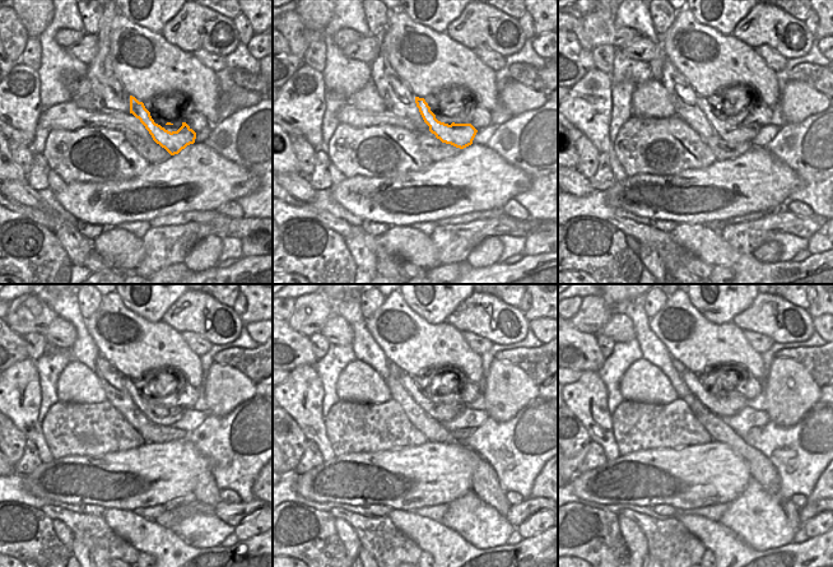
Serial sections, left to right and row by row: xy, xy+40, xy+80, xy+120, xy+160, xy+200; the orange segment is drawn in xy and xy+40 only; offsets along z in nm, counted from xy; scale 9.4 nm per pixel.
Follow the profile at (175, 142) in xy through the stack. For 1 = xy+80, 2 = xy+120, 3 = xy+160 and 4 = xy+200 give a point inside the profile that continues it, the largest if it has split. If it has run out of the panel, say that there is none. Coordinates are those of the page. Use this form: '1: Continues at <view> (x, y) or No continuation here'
1: Continues at xy+80 (730, 131)
2: Continues at xy+120 (158, 414)
3: Continues at xy+160 (443, 413)
4: Continues at xy+200 (722, 407)

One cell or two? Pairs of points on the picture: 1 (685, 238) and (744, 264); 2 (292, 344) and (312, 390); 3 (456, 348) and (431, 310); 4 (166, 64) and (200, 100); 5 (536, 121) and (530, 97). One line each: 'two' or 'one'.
1: one
2: two
3: two
4: one
5: two

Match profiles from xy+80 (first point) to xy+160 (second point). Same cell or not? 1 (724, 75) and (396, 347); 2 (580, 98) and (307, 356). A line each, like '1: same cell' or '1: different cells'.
1: same cell
2: different cells

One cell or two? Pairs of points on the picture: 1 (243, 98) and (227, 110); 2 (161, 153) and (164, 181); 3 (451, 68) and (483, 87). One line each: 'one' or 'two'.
1: one
2: two
3: one

